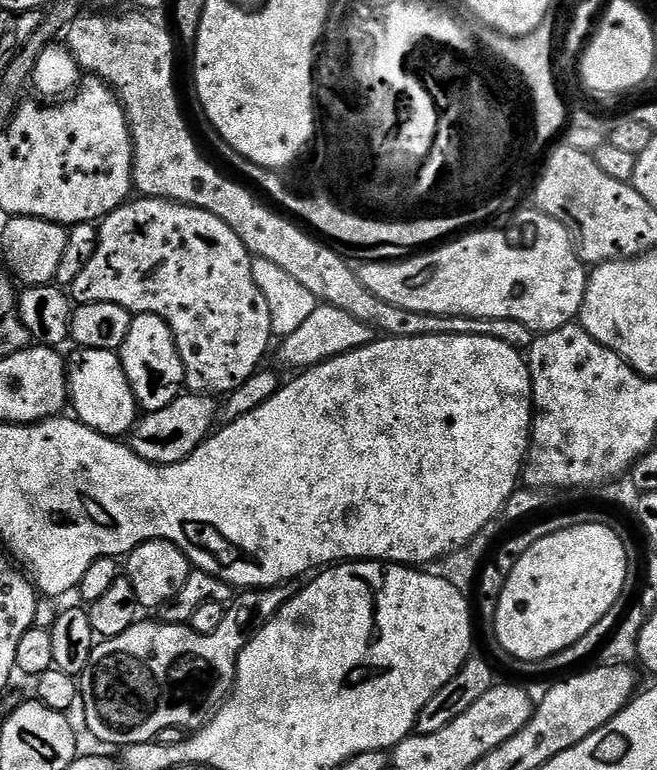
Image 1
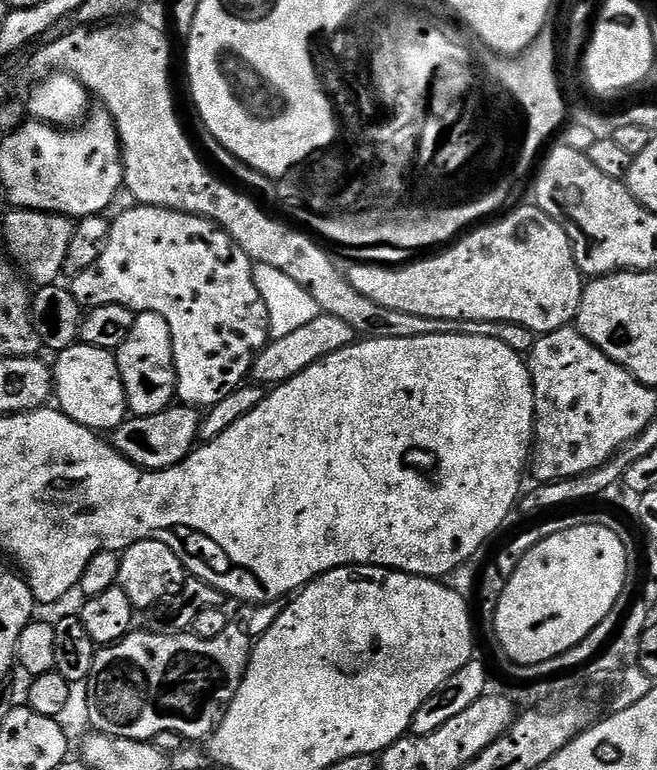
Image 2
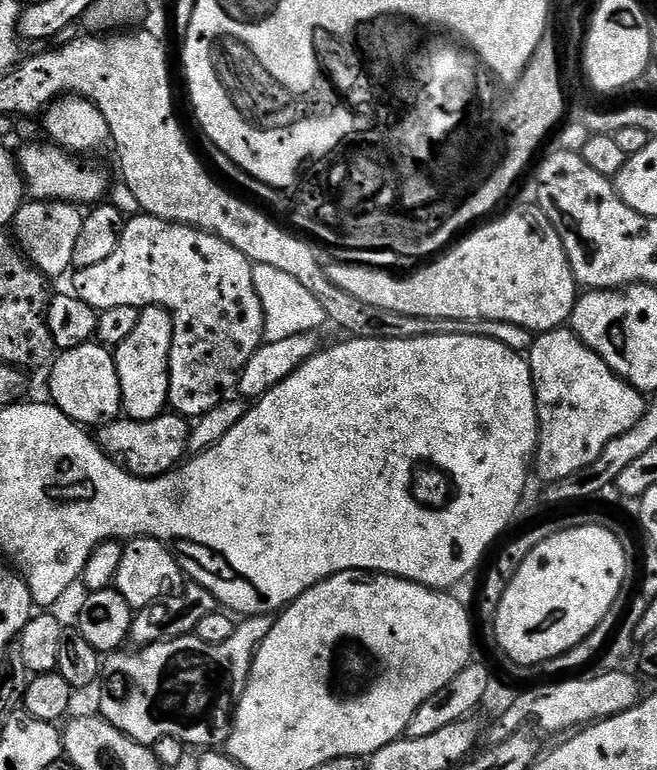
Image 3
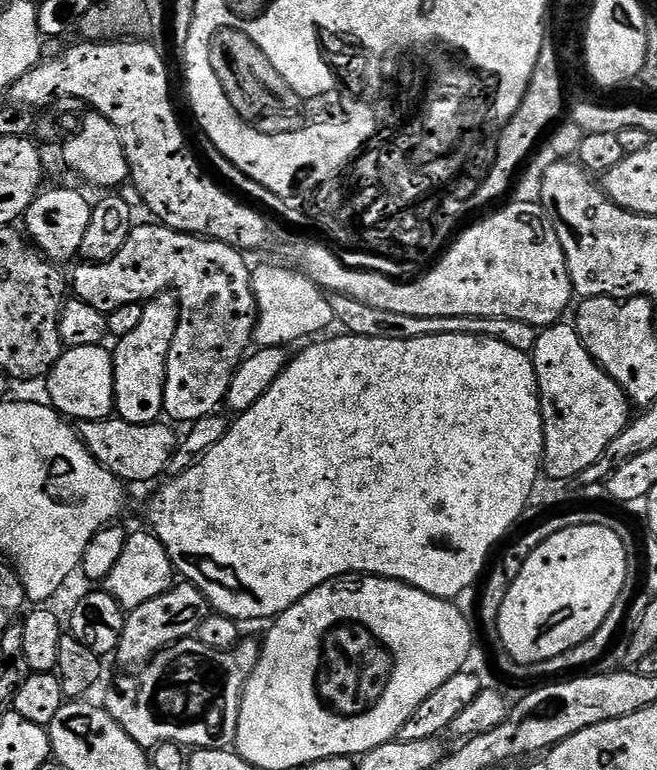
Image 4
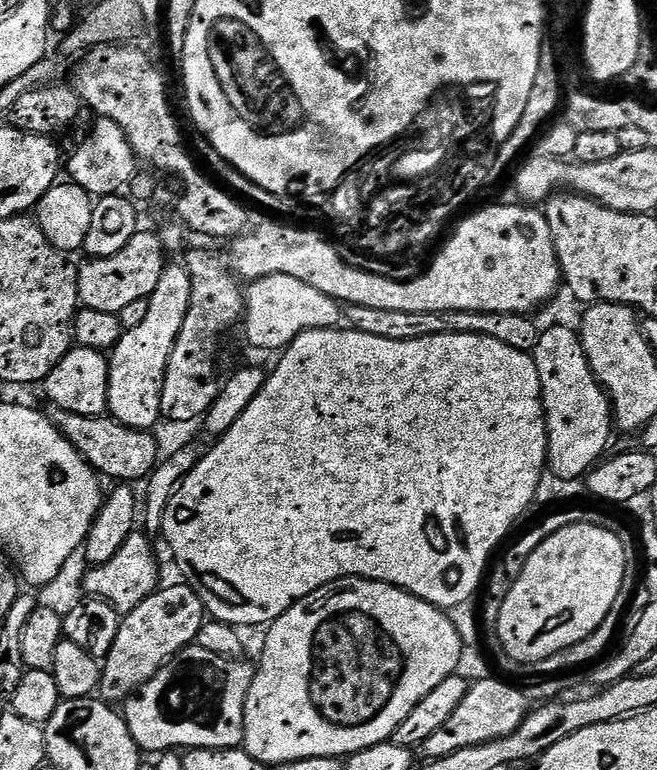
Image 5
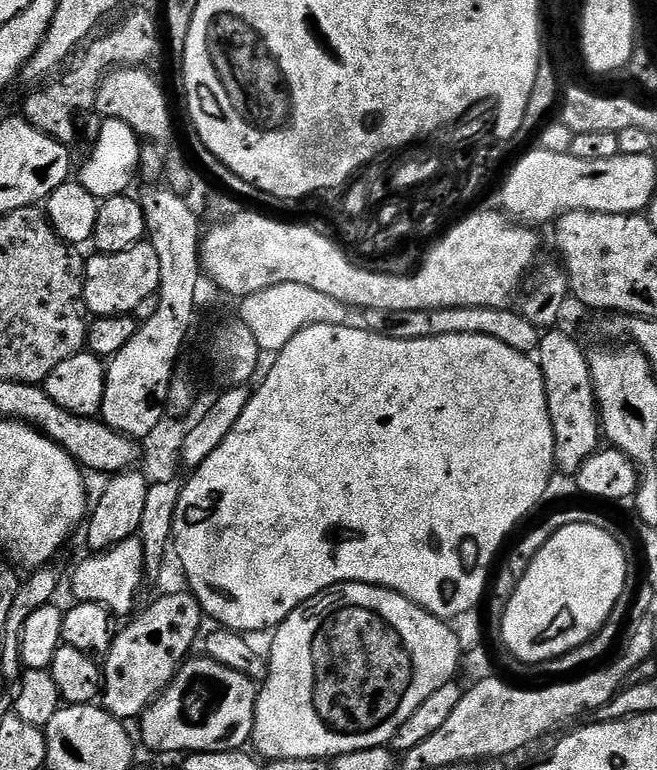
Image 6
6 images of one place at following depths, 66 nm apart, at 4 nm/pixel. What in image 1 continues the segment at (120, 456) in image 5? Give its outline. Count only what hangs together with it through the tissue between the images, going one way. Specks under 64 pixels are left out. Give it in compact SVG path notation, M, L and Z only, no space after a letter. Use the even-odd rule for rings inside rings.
M181 394L170 406L141 415L126 437L134 454L151 464L177 464L186 459L202 441L212 435L218 424L218 404L213 397L199 394Z

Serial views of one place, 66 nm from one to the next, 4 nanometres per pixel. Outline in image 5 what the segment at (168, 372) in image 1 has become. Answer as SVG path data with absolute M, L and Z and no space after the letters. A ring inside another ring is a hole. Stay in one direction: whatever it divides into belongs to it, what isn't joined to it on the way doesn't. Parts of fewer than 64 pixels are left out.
M169 263L162 278L158 278L158 286L148 296L149 310L143 323L124 331L112 347L108 356L108 412L119 424L152 430L156 423L161 423L162 386L166 382L170 354L190 310L191 297L192 279L187 267L183 263Z

